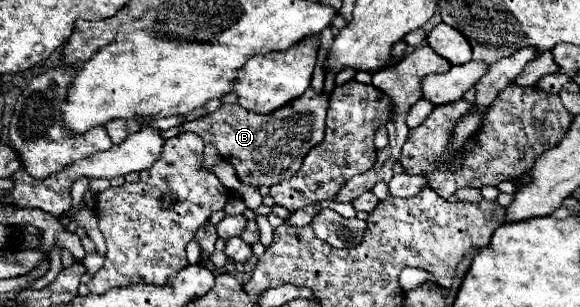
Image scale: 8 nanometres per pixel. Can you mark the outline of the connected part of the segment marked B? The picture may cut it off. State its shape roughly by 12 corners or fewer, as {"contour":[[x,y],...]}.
{"contour":[[310,87],[268,115],[238,103],[184,123],[268,187],[324,139],[330,95]]}

